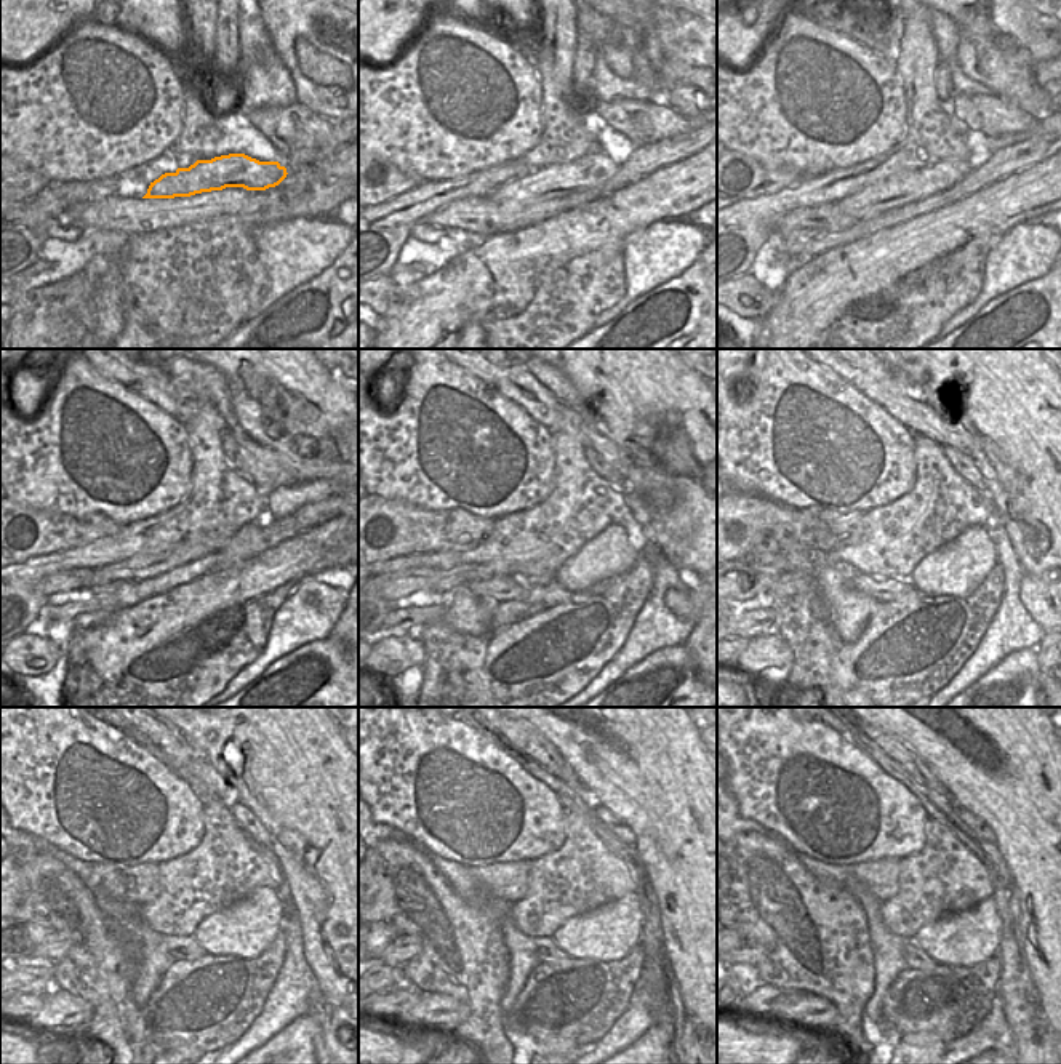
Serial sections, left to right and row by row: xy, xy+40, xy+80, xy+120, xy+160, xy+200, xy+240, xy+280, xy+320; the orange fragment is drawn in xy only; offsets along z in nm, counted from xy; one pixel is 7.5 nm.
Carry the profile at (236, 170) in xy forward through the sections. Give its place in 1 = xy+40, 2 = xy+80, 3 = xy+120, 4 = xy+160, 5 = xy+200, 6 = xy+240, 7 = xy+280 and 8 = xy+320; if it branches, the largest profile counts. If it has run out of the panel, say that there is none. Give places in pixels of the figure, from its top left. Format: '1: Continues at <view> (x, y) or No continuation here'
1: Continues at xy+40 (594, 170)
2: Continues at xy+80 (943, 175)
3: Continues at xy+120 (160, 557)
4: Continues at xy+160 (448, 580)
5: Continues at xy+200 (786, 586)
6: Continues at xy+240 (55, 946)
7: Continues at xy+280 (405, 948)
8: Continues at xy+320 (749, 954).

